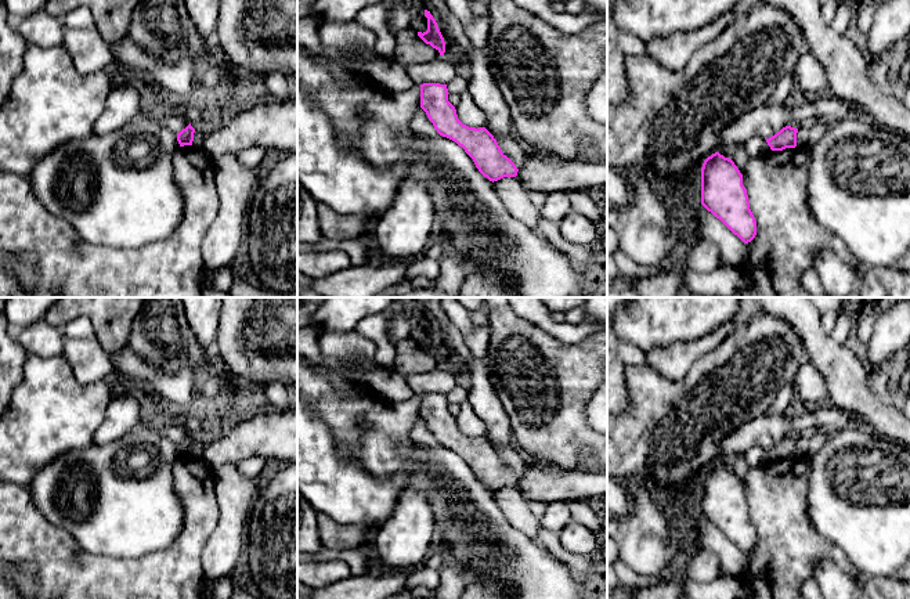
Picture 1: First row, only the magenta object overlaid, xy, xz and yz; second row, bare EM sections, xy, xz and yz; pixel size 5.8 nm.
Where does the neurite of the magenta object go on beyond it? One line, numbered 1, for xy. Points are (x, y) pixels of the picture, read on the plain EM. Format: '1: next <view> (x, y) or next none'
1: next none

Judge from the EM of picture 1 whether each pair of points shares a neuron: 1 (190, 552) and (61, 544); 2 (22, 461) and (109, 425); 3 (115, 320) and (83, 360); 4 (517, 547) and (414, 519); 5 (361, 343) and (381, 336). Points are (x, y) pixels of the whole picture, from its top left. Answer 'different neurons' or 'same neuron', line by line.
1: same neuron
2: different neurons
3: different neurons
4: different neurons
5: different neurons

